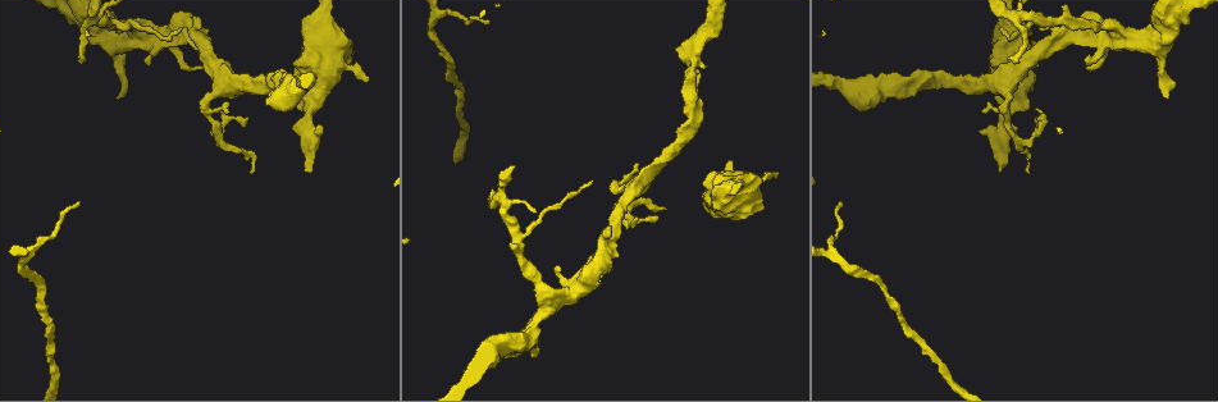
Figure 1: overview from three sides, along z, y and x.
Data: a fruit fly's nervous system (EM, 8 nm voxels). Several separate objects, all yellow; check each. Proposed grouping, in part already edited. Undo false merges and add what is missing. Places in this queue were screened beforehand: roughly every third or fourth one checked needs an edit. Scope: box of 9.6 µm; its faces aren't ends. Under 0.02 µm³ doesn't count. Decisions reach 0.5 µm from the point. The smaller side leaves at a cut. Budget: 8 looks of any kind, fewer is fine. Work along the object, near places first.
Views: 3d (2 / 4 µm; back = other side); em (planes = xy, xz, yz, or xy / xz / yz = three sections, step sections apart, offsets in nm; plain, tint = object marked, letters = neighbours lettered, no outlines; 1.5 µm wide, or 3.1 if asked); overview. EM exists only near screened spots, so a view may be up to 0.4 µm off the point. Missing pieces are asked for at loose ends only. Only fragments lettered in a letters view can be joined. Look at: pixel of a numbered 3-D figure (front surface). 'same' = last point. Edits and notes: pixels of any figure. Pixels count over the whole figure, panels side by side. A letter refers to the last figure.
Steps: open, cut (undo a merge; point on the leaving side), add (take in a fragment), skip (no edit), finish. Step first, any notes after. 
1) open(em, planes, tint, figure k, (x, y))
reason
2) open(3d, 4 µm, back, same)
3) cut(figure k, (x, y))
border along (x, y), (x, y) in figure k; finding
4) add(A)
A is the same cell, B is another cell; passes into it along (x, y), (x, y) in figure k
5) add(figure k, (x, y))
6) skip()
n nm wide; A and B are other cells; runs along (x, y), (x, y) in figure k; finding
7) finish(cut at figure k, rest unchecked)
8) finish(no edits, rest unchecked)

open(3d, 4 µm, figure 1, (322, 129))
branch stops here

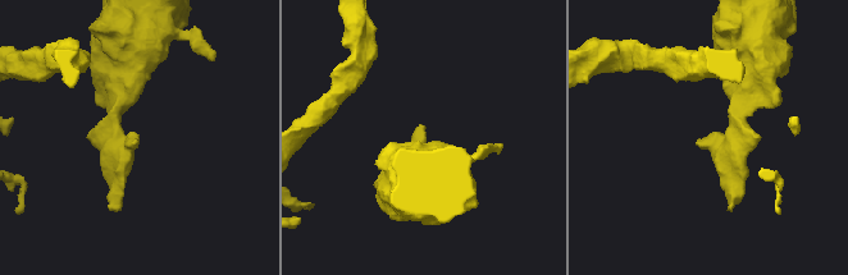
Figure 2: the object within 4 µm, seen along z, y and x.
open(em, xy, step 4, letters, figure 2, (136, 138))

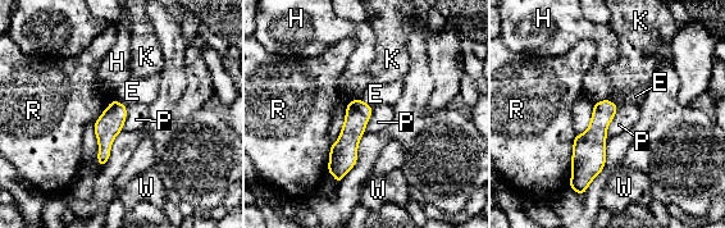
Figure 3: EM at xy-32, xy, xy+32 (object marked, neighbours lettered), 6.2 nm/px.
open(em, planes, letters, same)

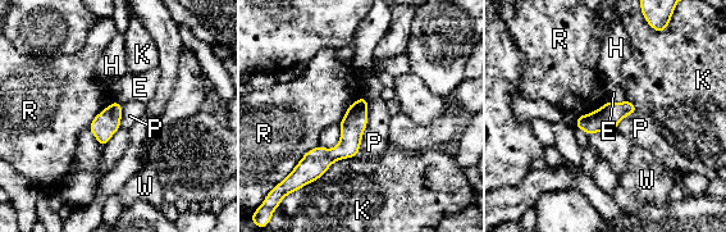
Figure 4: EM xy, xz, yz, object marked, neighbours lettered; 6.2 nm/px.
skip()
K touches over 380 nm; E, H, K, P, R and W are other cells; border along (369, 101), (368, 124), (357, 154) in figure 4; no lettered fragment goes on from it

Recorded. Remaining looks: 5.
open(3d, 4 µm, figure 1, (882, 77))
an open end

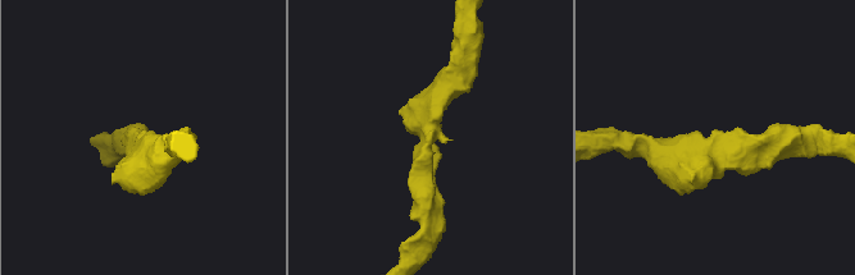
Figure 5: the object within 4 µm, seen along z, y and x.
open(em, planes, tint, figure 5, (719, 134))
shape alone is not enough

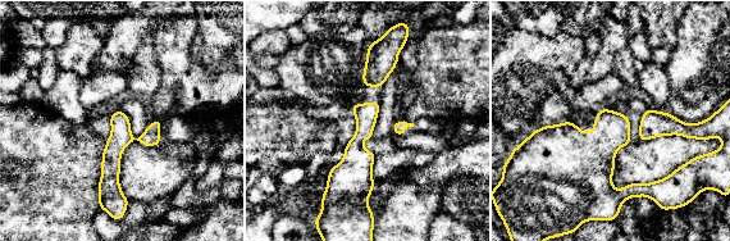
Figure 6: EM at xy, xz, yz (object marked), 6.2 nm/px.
open(em, planes, letters, same)
see the neighbours

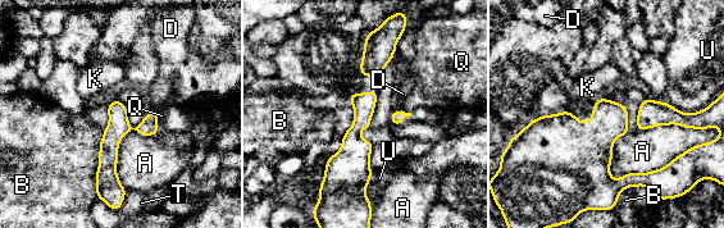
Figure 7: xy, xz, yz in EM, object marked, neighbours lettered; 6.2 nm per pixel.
skip()
A, B, D, K, Q, T and U are other cells; runs along (155, 113), (109, 142), (113, 187) in figure 7; none of them fits

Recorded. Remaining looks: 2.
open(em, planes, letters, figure 1, (532, 335))
sudden change in width

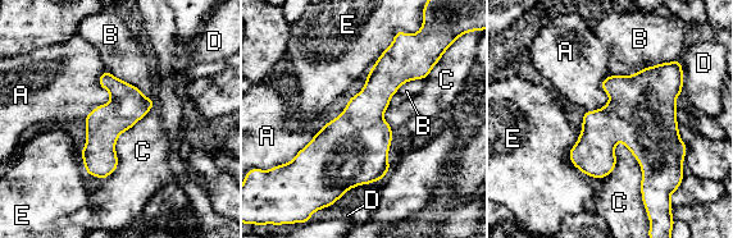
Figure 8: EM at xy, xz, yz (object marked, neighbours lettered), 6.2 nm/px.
skip()
A, B, C, D and E are other cells; border along (619, 140), (638, 163), (645, 207) in figure 8; one cell here

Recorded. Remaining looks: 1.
finish(no edits, rest unchecked)

